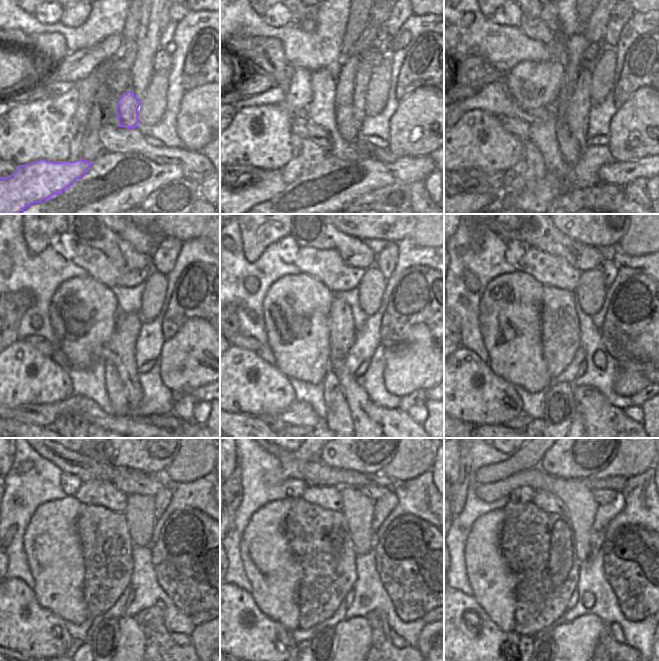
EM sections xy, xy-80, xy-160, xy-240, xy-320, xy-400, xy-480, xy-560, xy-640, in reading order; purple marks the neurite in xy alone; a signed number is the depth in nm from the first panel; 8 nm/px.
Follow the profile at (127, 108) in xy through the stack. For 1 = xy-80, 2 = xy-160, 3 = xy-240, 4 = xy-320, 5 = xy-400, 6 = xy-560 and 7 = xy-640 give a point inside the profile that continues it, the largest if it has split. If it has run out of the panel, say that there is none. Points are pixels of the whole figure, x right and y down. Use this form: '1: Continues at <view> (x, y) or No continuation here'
1: Continues at xy-80 (348, 128)
2: Continues at xy-160 (567, 144)
3: Continues at xy-240 (115, 389)
4: Continues at xy-320 (338, 417)
5: Continues at xy-400 (559, 405)
6: Continues at xy-560 (325, 641)
7: Continues at xy-640 (544, 641)

